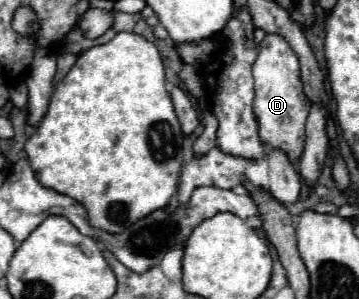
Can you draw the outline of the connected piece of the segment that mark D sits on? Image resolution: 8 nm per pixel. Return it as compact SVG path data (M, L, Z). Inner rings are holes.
M267 34L259 46L261 50L253 64L253 112L257 116L261 142L269 148L281 148L281 152L285 152L293 164L299 164L299 158L305 148L305 120L309 114L309 98L303 92L299 60L291 46L277 34Z

